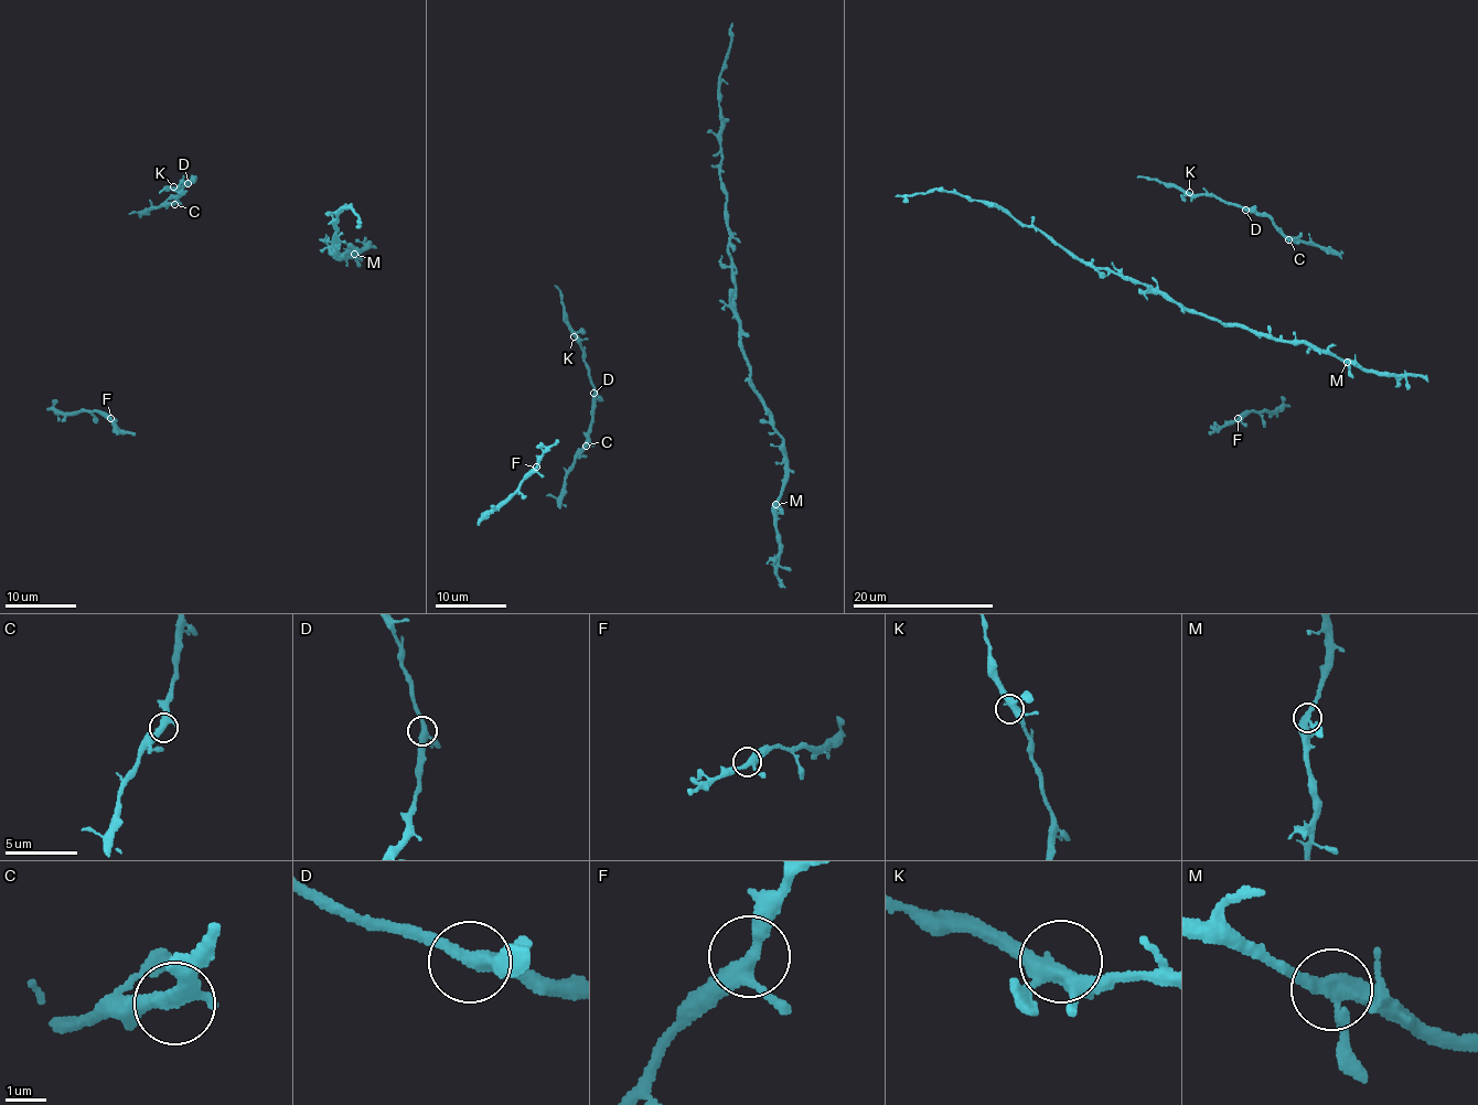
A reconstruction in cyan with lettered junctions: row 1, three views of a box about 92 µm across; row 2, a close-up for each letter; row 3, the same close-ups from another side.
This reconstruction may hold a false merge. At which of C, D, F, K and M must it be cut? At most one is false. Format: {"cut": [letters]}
{"cut": []}

